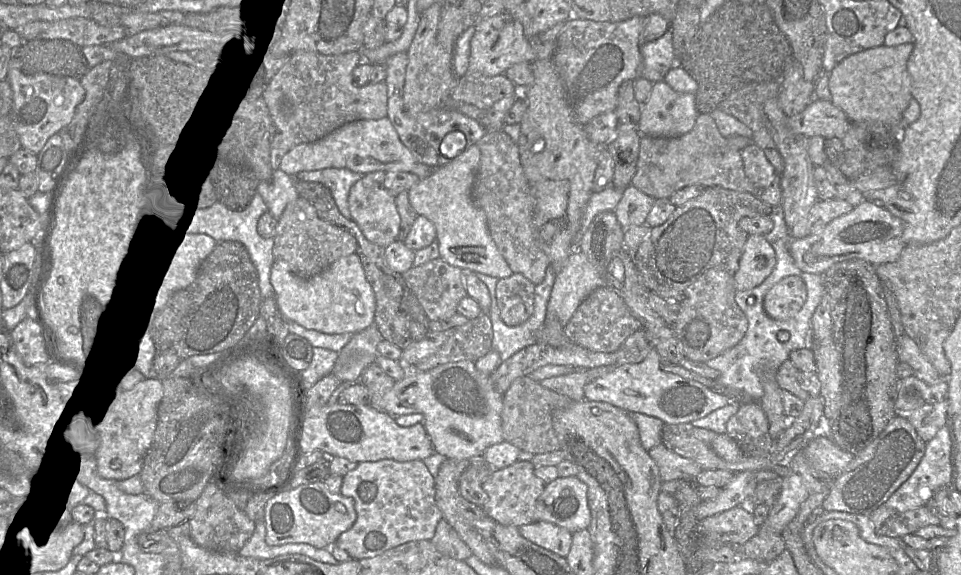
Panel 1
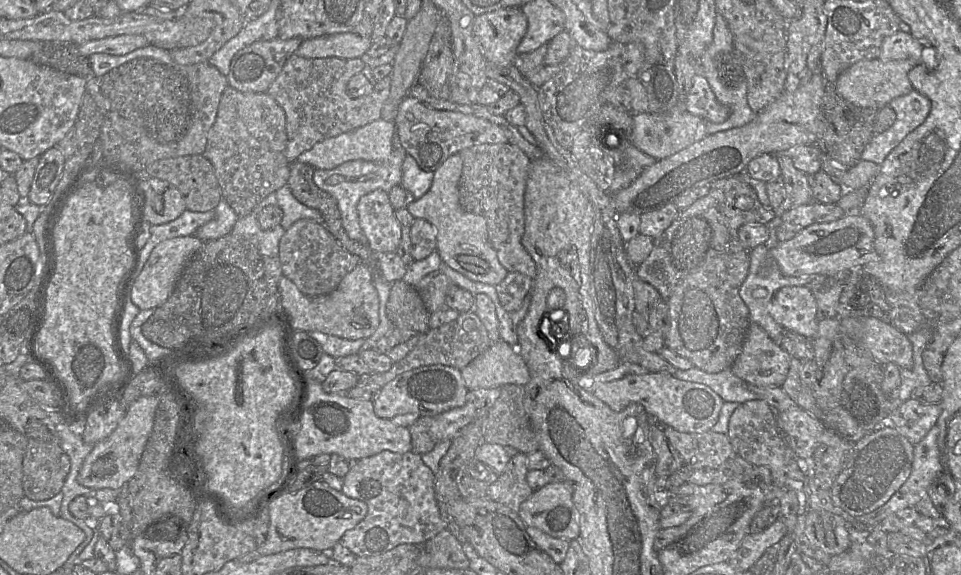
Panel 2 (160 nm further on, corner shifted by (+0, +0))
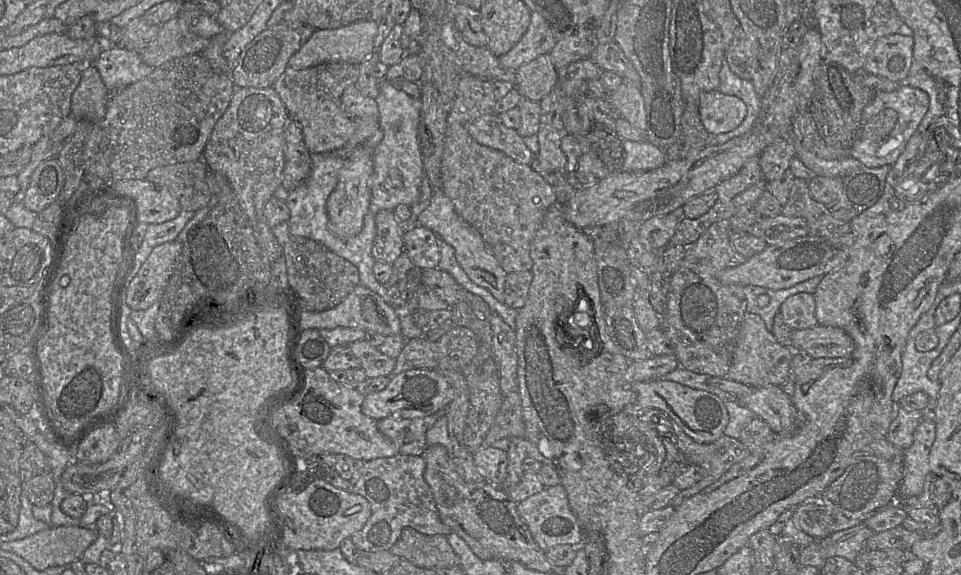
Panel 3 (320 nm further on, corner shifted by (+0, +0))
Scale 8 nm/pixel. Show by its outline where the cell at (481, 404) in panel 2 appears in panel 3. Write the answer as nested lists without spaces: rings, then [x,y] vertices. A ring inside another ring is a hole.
[[[445,409],[414,420],[388,417],[378,420],[377,424],[379,431],[396,445],[399,454],[421,456],[427,448],[427,431],[444,415]]]

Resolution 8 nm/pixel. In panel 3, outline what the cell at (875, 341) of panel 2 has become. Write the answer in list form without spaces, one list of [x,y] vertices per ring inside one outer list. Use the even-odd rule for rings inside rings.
[[[820,324],[807,329],[793,329],[792,349],[803,351],[812,358],[839,358],[854,350],[852,338],[842,329]]]

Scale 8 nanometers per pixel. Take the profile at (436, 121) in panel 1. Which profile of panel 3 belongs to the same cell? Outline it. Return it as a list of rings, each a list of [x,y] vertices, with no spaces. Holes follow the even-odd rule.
[[[487,114],[472,120],[468,124],[471,137],[481,145],[499,150],[520,164],[531,165],[535,155],[526,147],[517,130],[504,125],[499,115]]]

